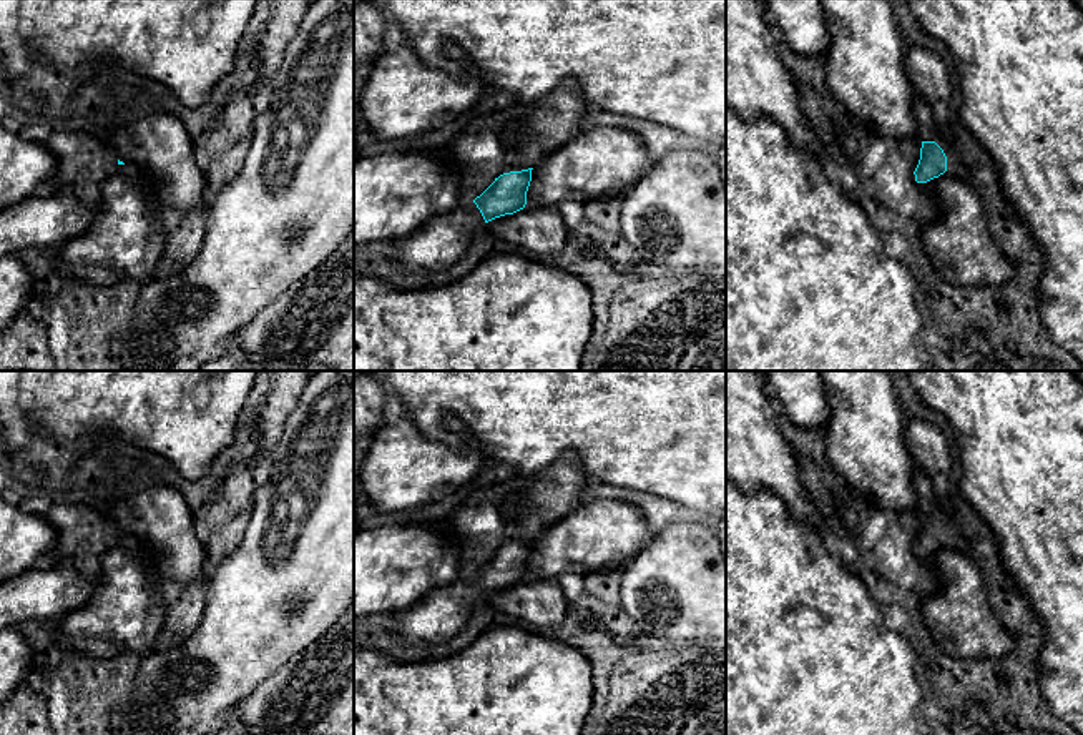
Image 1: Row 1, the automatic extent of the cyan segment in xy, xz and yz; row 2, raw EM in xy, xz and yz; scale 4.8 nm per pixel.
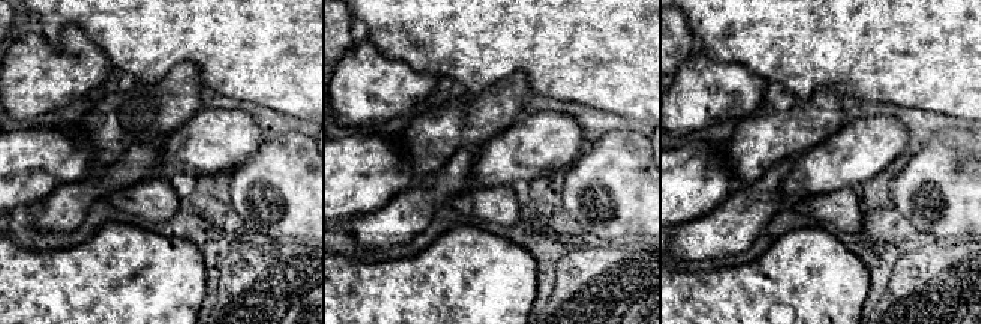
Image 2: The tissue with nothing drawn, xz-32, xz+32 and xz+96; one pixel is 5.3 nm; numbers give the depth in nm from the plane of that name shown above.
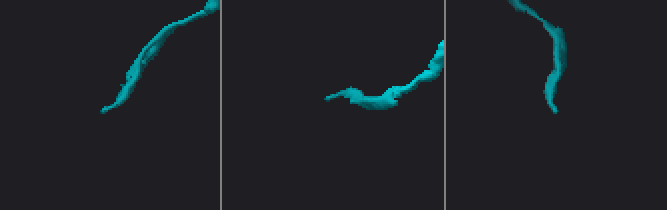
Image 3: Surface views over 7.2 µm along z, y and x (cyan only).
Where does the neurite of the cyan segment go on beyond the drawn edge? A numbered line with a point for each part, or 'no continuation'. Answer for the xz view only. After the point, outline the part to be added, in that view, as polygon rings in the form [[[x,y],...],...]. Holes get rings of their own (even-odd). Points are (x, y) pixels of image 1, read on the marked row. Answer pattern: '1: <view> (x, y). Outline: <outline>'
1: xz (444, 238). Outline: [[[462,201],[455,208],[432,216],[419,231],[397,241],[394,253],[387,254],[402,271],[440,271],[453,266],[468,249],[475,233],[485,220],[473,201]]]

